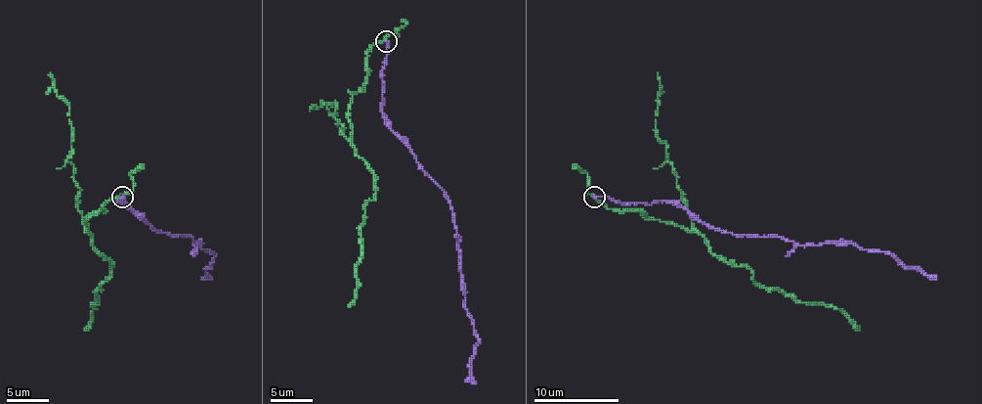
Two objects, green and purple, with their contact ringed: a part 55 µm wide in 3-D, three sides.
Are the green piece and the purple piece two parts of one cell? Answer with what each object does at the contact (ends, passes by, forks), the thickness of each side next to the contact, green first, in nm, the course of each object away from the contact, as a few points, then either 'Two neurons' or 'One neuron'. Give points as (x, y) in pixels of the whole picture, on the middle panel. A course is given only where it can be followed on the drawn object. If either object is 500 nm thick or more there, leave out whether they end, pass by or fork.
At the ring green passes by. At the ring purple ends. Thickness 220 nm (green) against 280 nm. Course of green: (386, 41), (367, 54), (367, 81), (348, 119), (375, 186), (350, 307). Course of purple: (386, 41), (382, 117), (450, 204), (465, 302), (478, 343), (469, 369), (476, 383). Two neurons

